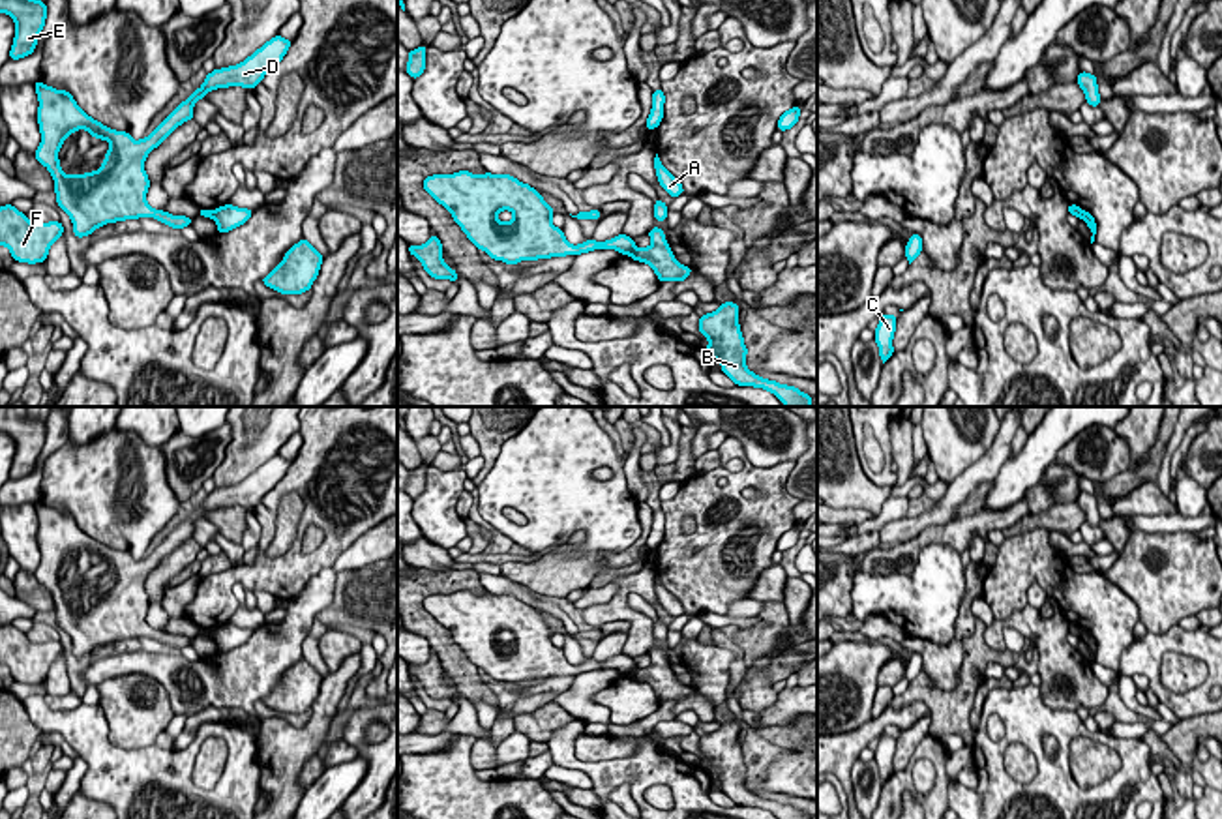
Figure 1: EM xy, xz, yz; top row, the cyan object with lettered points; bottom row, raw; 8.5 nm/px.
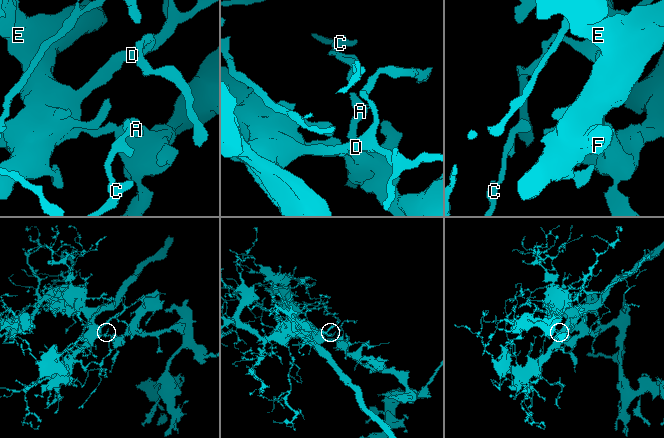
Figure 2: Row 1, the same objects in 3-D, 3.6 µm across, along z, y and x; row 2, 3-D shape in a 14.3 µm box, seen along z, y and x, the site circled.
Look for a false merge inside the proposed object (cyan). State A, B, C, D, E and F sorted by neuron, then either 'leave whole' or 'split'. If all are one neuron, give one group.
A B / C D E F | split

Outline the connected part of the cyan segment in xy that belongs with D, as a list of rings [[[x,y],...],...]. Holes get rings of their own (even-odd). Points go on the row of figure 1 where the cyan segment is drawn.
[[[279,34],[257,49],[238,66],[214,69],[186,101],[182,101],[148,137],[135,141],[126,131],[116,131],[88,116],[67,90],[34,82],[37,94],[37,124],[41,142],[36,159],[49,169],[54,180],[58,206],[71,217],[77,238],[90,236],[96,229],[139,217],[154,217],[172,229],[187,227],[193,217],[154,210],[146,202],[150,187],[144,161],[178,126],[193,120],[197,99],[210,90],[244,86],[255,88],[287,54],[291,39]],[[86,129],[92,137],[109,141],[109,150],[97,171],[67,176],[60,169],[58,152],[66,137]]]

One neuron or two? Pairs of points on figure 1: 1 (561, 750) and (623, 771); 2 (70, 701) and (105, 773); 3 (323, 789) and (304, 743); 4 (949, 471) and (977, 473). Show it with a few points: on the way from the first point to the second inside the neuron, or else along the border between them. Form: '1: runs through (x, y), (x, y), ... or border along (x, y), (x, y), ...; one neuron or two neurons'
1: runs through (576, 765), (608, 771); one neuron
2: border along (44, 698), (51, 709), (74, 709), (81, 701); two neurons
3: border along (306, 791), (300, 799); two neurons
4: border along (992, 439), (992, 445), (949, 486); two neurons

